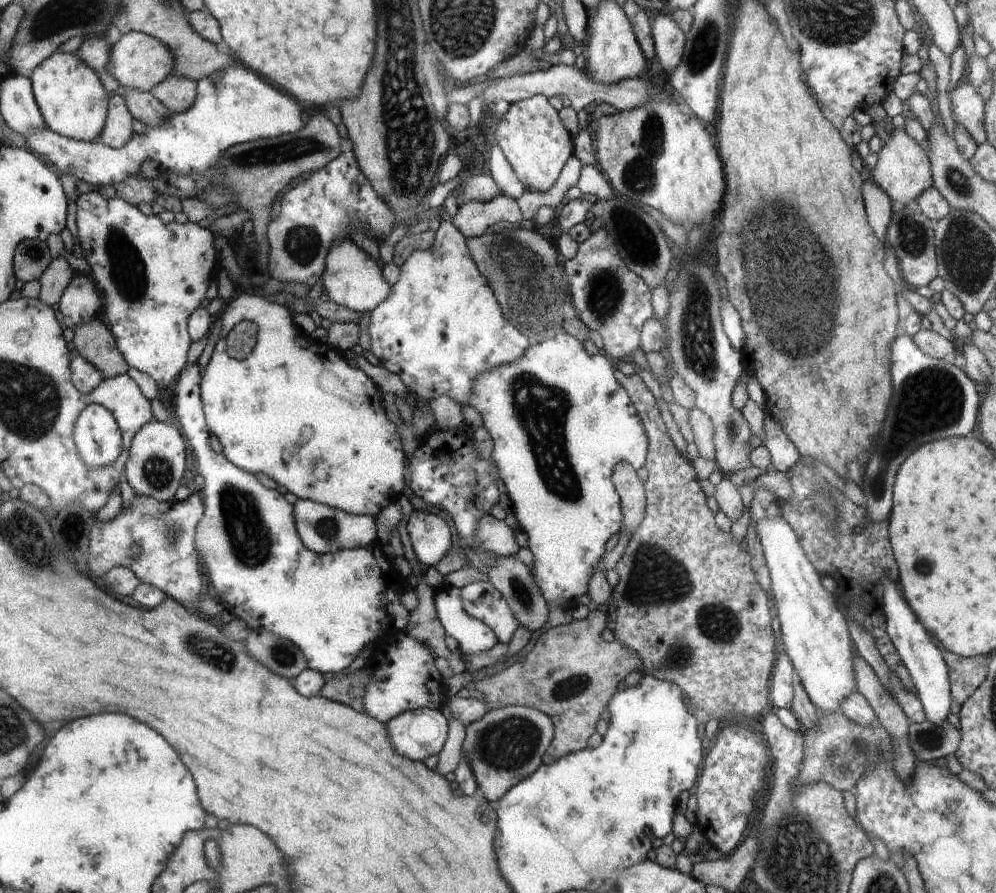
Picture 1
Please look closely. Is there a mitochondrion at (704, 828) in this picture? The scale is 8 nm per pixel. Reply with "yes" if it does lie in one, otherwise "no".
no

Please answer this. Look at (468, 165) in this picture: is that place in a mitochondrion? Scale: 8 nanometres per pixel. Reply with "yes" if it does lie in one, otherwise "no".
no

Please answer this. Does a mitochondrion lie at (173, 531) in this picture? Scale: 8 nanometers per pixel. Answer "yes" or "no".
yes

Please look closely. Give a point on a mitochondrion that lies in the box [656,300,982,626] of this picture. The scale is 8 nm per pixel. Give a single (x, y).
(941, 399)

